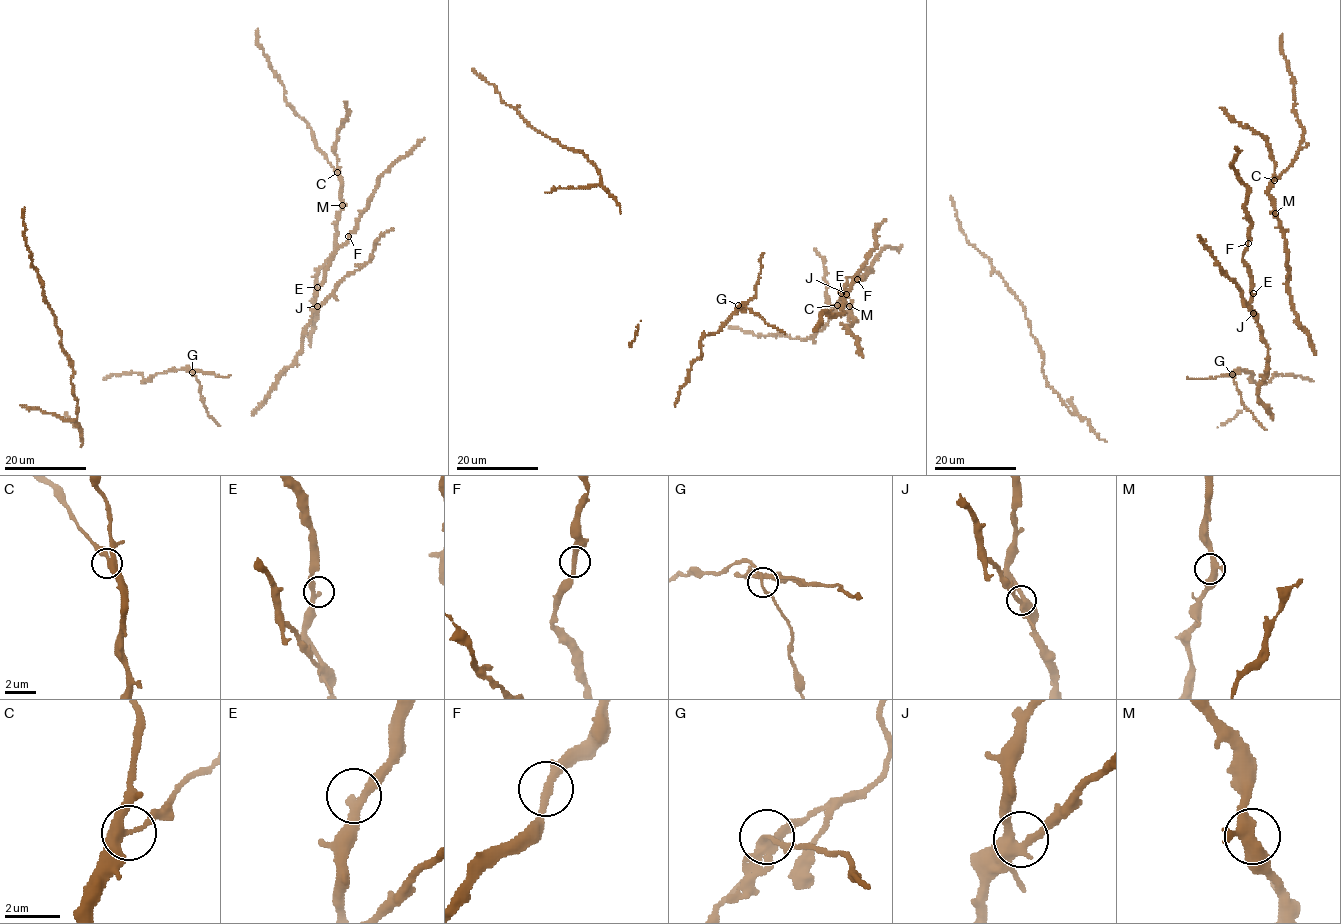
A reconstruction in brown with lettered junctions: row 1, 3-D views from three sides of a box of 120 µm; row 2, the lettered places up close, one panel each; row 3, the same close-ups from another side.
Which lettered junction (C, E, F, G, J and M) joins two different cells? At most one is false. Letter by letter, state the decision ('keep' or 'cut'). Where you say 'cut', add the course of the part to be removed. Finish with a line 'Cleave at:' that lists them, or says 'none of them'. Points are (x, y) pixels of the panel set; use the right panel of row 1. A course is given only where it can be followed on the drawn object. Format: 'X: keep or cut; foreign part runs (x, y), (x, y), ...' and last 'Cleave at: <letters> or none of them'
C: keep
E: keep
F: keep
G: cut; foreign part runs (1232, 374), (1241, 370), (1250, 371), (1256, 383), (1265, 384), (1278, 374), (1313, 381)
J: keep
M: keep
Cleave at: G

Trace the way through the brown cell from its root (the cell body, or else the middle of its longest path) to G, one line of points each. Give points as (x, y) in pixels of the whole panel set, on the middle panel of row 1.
G: (720, 329), (739, 305)

